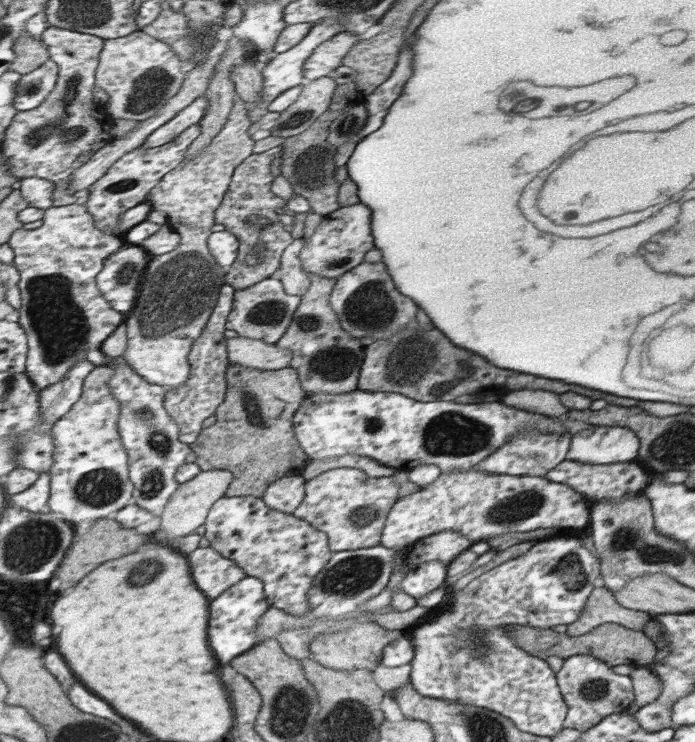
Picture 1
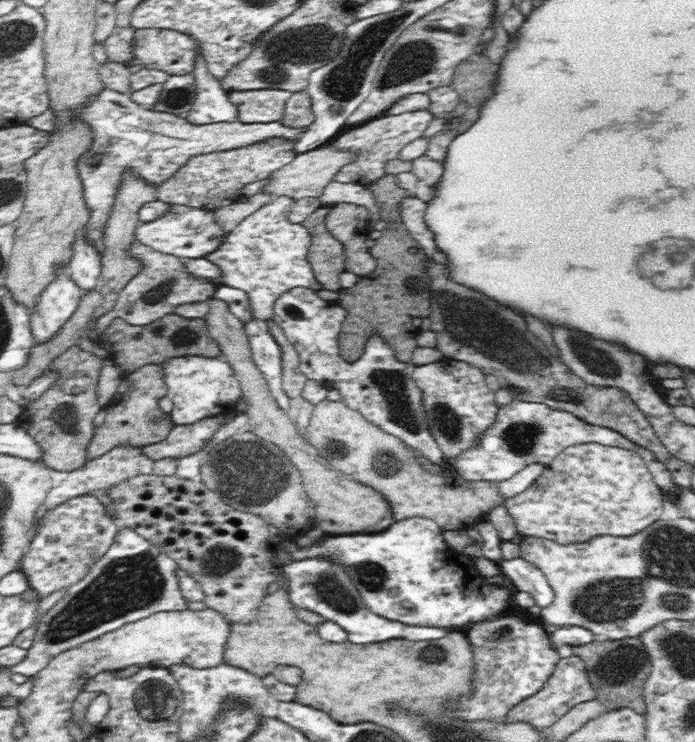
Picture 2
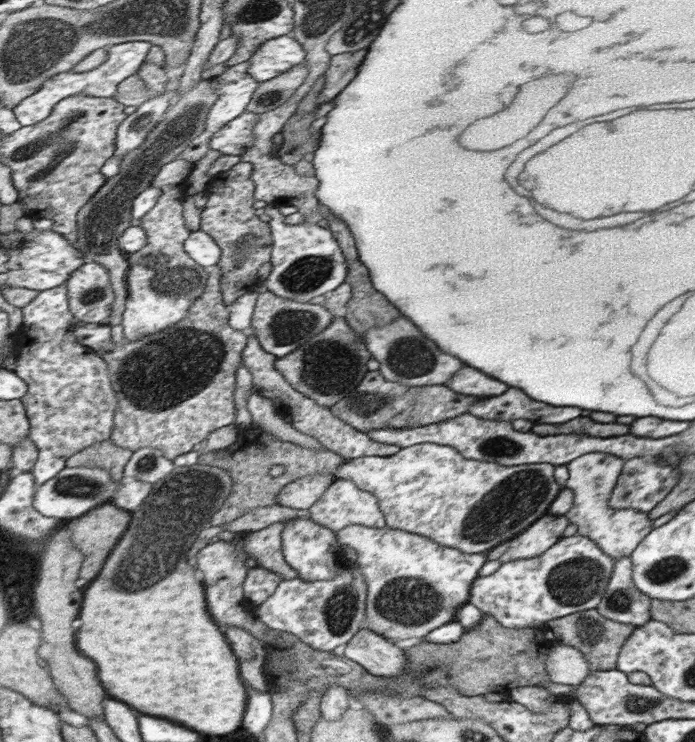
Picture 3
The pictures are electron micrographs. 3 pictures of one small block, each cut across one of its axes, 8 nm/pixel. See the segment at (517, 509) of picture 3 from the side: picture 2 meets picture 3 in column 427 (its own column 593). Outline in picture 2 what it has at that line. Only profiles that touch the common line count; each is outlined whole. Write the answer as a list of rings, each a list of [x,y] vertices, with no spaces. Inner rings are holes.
[[[600,444],[564,448],[544,466],[536,482],[504,504],[524,538],[544,538],[558,544],[582,544],[596,536],[634,536],[658,522],[662,514],[660,488],[642,456]]]

